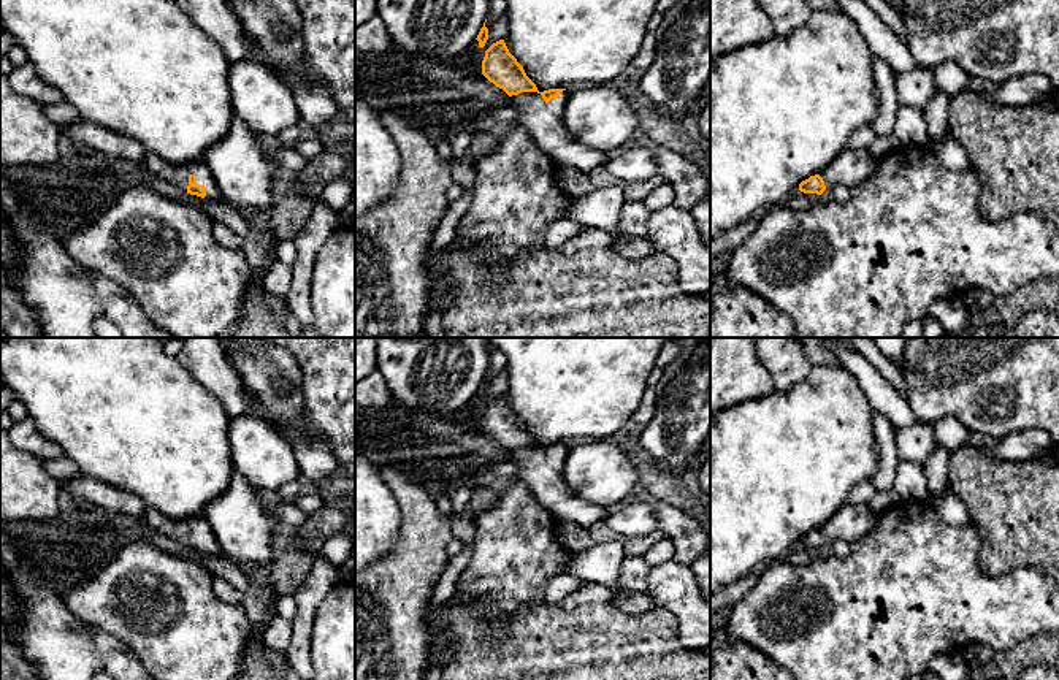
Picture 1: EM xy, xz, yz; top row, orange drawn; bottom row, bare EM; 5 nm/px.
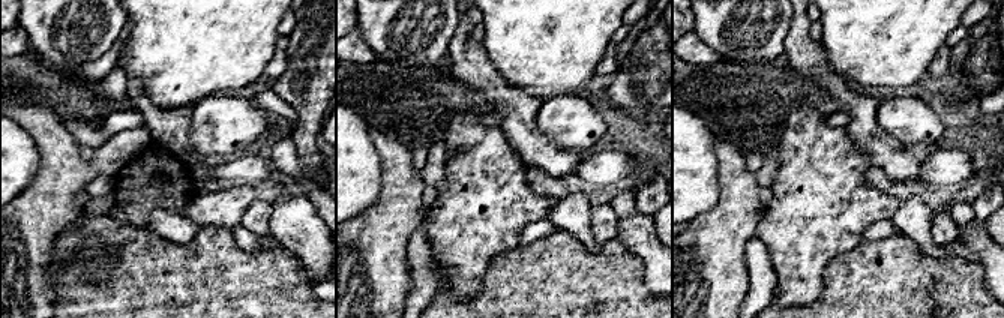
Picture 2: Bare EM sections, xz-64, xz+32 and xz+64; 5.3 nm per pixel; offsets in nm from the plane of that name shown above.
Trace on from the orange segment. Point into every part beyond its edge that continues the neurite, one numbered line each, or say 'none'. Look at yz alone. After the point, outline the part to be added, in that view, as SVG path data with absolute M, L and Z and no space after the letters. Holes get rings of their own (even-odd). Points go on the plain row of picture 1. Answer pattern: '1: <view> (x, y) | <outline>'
1: yz (850, 522) | M845 502L821 528L826 545L835 541L851 544L874 529L877 515L869 504Z

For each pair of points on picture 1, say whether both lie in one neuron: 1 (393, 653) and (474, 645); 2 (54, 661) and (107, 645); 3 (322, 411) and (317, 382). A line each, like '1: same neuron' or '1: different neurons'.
1: different neurons
2: different neurons
3: same neuron

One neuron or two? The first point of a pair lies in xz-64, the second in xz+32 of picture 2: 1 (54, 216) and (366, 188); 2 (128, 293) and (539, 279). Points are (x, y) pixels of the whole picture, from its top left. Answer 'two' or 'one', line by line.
1: two
2: one

